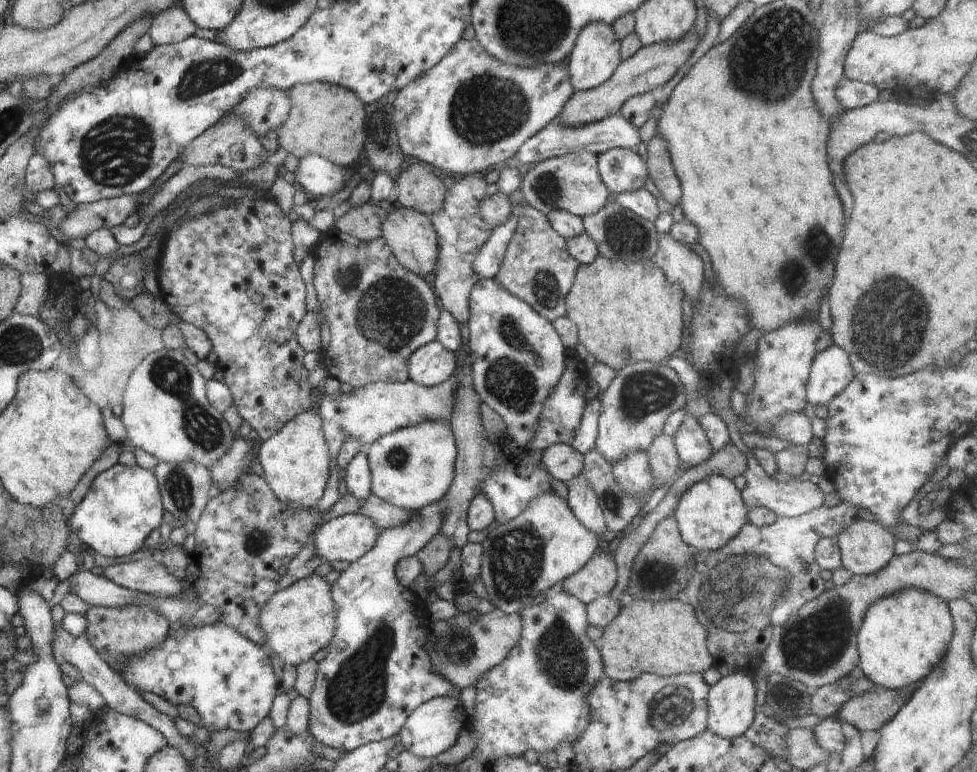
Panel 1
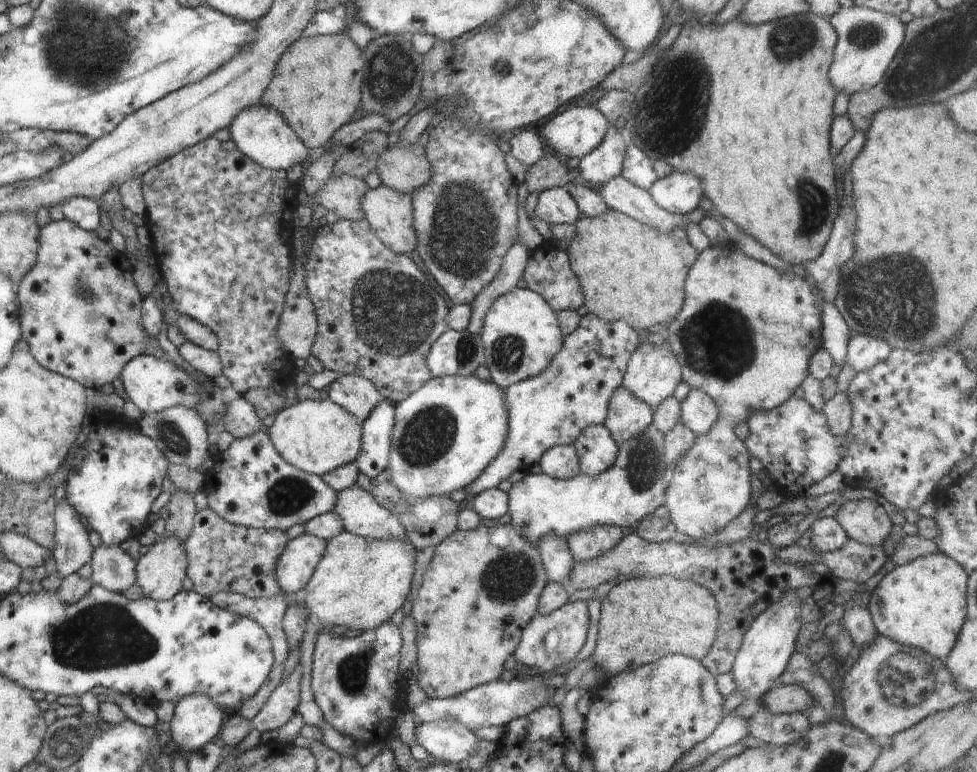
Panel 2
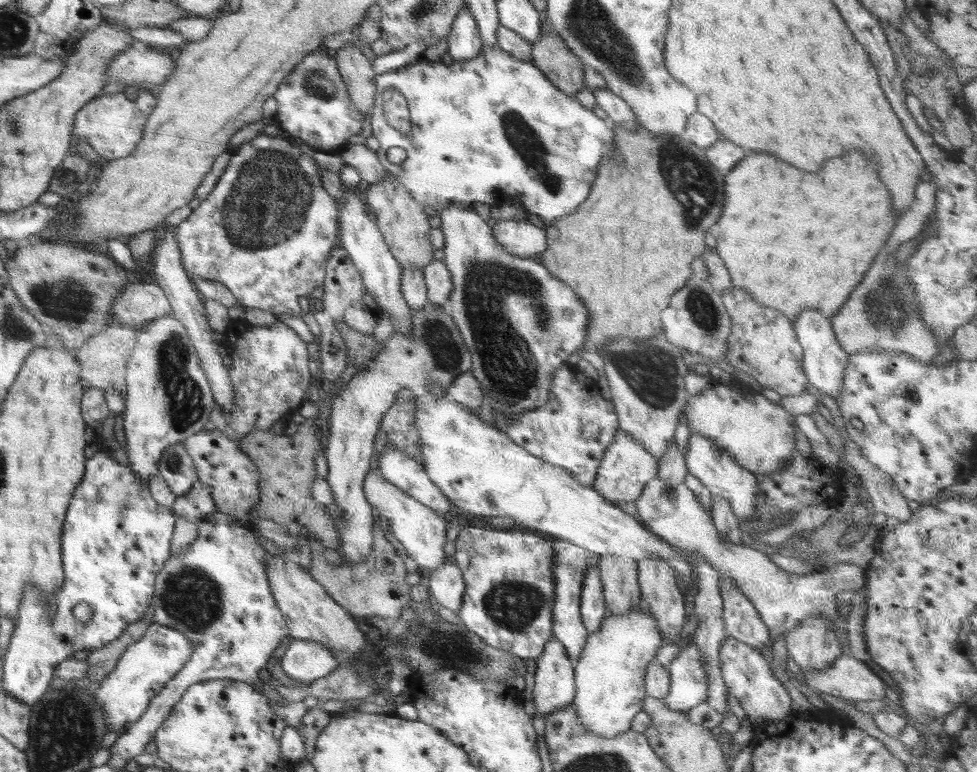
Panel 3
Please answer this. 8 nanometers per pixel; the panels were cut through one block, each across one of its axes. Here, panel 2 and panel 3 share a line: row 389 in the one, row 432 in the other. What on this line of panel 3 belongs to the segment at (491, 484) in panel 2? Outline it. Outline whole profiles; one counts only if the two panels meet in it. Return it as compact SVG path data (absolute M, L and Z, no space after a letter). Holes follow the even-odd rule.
M571 363L556 370L544 406L528 409L508 424L502 416L496 416L495 423L512 442L544 462L570 471L574 480L589 487L594 484L606 448L614 442L620 429L614 405L602 397L597 381L585 376Z

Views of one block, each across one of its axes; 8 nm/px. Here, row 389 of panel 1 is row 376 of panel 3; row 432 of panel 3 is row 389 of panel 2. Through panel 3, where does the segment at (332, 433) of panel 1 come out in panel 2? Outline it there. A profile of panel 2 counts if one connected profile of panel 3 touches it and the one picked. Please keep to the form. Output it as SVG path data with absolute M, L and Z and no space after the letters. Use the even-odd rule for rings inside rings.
M339 375L329 387L327 398L346 409L360 424L383 399L374 383L363 376Z

